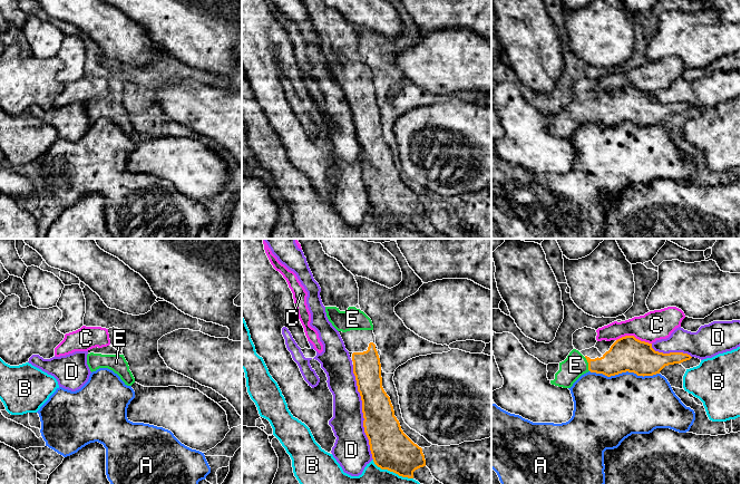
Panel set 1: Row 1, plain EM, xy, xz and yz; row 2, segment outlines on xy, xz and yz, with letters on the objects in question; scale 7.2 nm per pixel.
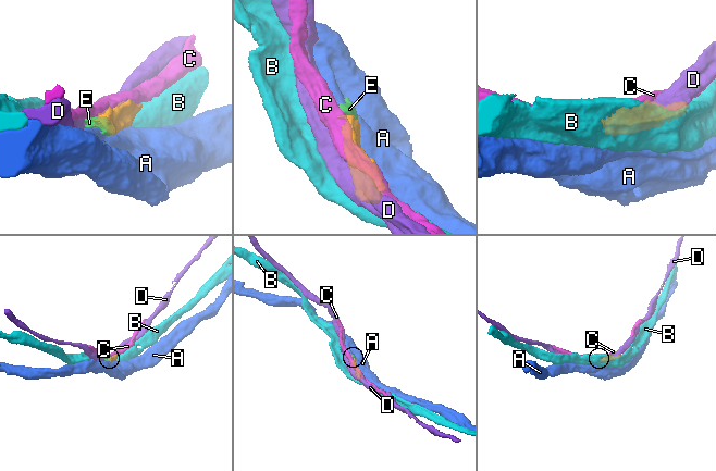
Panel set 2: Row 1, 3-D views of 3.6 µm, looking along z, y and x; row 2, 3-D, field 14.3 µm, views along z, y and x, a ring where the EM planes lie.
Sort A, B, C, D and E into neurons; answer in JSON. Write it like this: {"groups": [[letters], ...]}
{"groups": [["A"], ["B"], ["C"], ["D"], ["E"]]}

